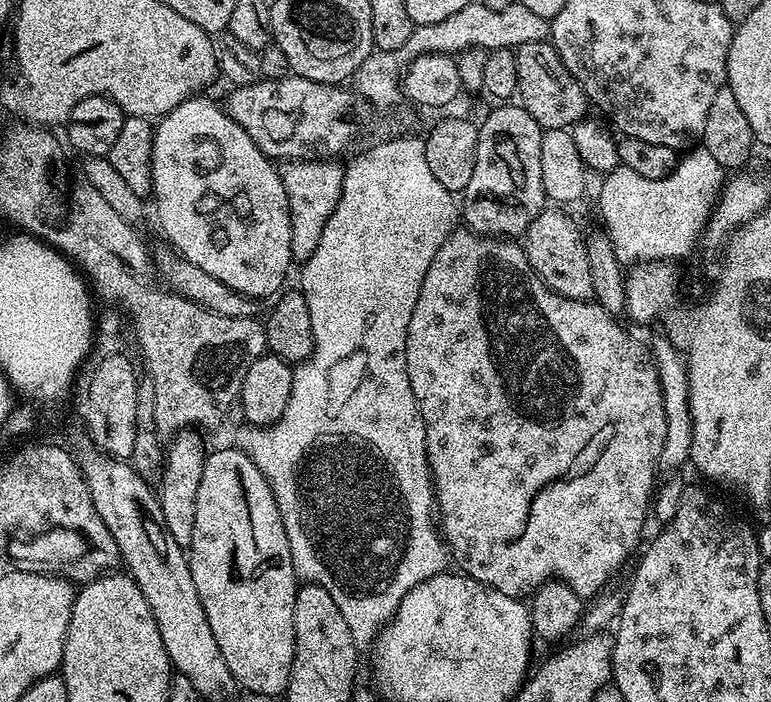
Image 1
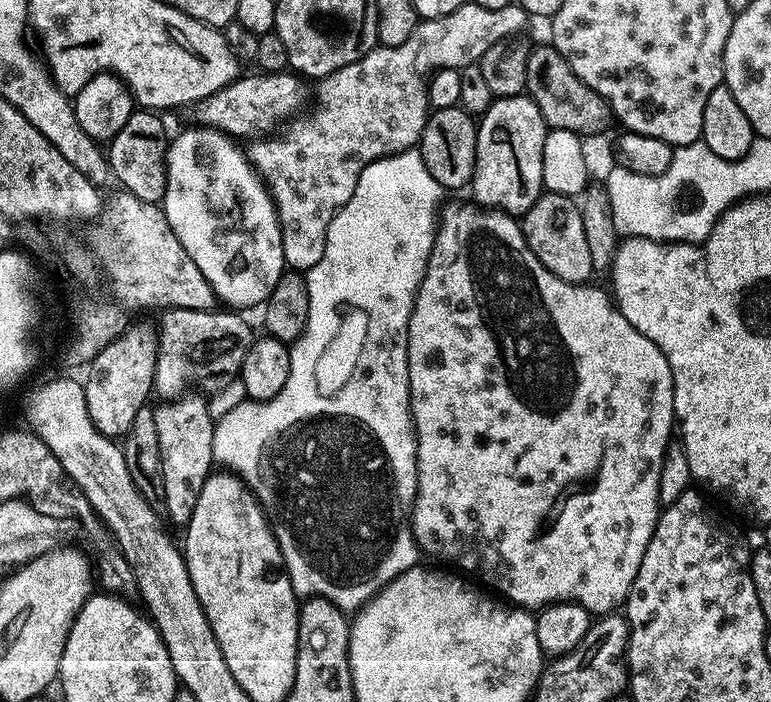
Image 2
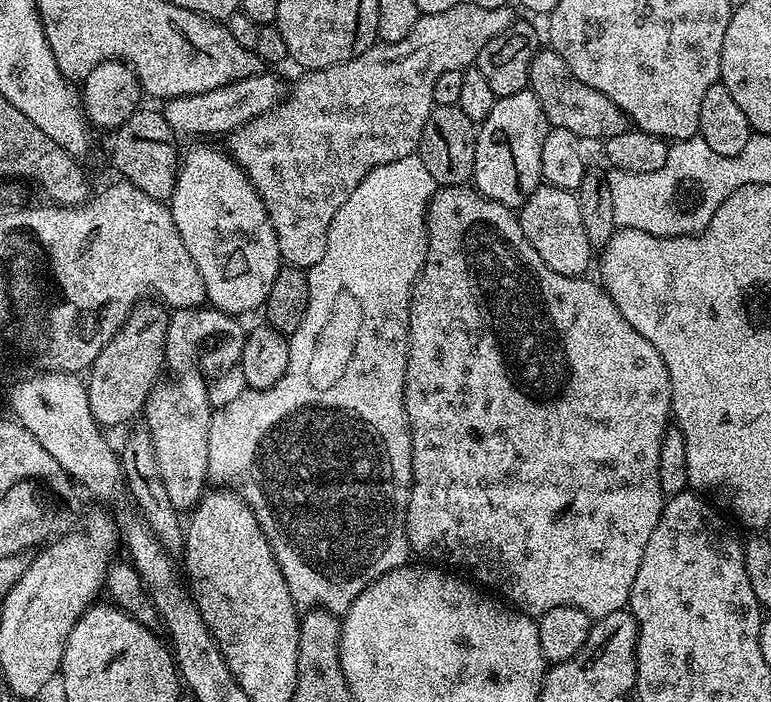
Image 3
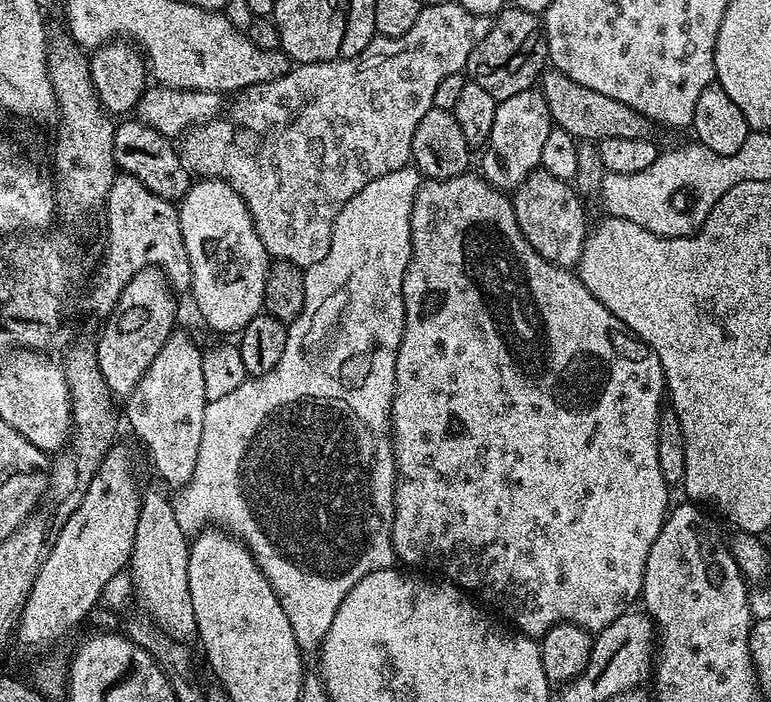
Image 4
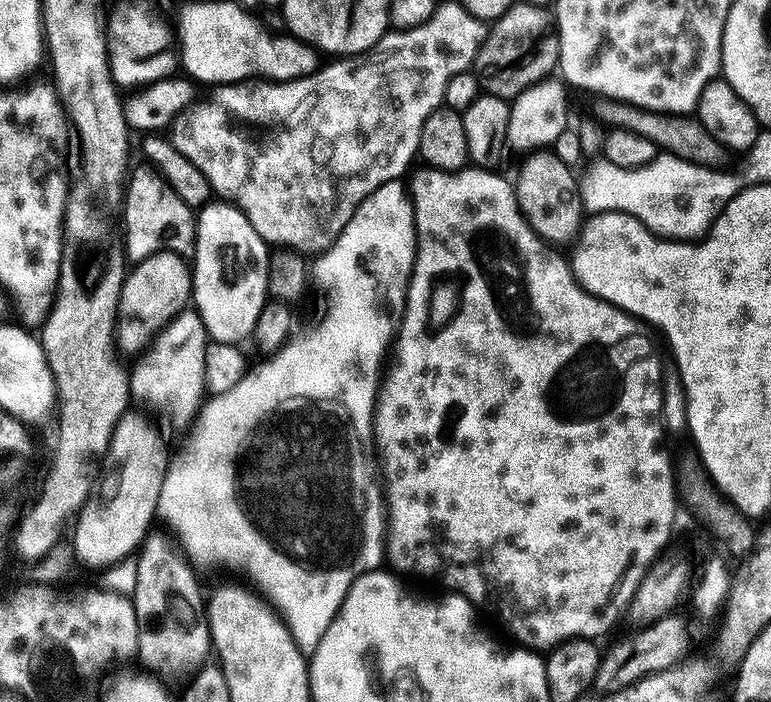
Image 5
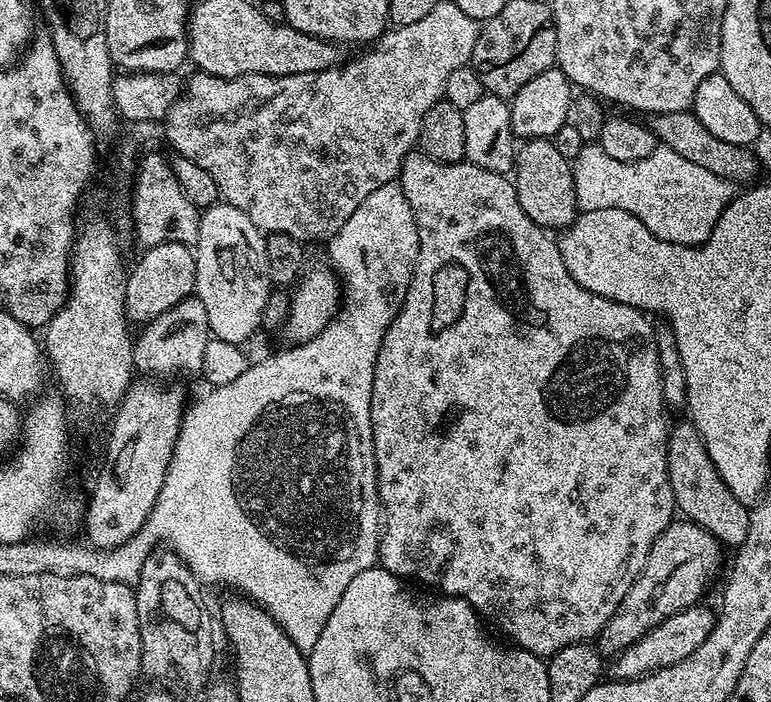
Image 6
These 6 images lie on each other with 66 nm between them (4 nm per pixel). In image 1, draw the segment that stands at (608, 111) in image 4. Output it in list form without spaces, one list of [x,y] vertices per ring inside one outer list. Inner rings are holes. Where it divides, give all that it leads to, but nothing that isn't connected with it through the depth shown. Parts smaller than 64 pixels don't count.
[[[548,40],[526,42],[516,53],[518,68],[518,86],[516,96],[520,107],[527,110],[530,118],[540,124],[541,129],[566,128],[571,129],[579,124],[589,114],[590,101],[582,86],[566,70],[566,62],[558,54],[558,50]]]

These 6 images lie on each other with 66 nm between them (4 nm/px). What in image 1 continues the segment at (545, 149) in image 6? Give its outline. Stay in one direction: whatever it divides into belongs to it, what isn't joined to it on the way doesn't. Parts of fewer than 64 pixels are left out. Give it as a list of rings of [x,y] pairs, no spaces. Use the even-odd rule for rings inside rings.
[[[548,206],[530,222],[524,231],[522,247],[530,266],[551,292],[571,300],[592,300],[593,283],[590,278],[586,237],[560,206]]]

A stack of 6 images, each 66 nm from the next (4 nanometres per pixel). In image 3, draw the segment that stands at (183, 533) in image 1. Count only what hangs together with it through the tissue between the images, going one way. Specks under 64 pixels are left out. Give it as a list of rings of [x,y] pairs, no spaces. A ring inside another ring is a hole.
[[[184,370],[177,376],[180,377],[170,381],[169,384],[157,383],[144,404],[142,418],[154,438],[154,448],[158,454],[158,470],[162,470],[162,482],[166,485],[170,504],[177,512],[184,514],[199,504],[201,496],[206,492],[204,483],[209,483],[210,480],[208,439],[214,404],[208,401],[209,381],[199,371]]]

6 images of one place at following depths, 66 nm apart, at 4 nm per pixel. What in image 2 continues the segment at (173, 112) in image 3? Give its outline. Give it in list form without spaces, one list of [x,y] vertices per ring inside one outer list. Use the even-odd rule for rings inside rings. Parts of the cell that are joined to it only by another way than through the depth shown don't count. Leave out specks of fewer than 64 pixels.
[[[291,71],[255,75],[241,75],[229,82],[222,90],[200,101],[198,111],[201,120],[199,121],[203,125],[219,129],[220,132],[227,132],[233,138],[241,138],[240,136],[264,138],[275,133],[272,131],[283,120],[290,119],[308,100],[308,92],[304,89],[305,81]]]

